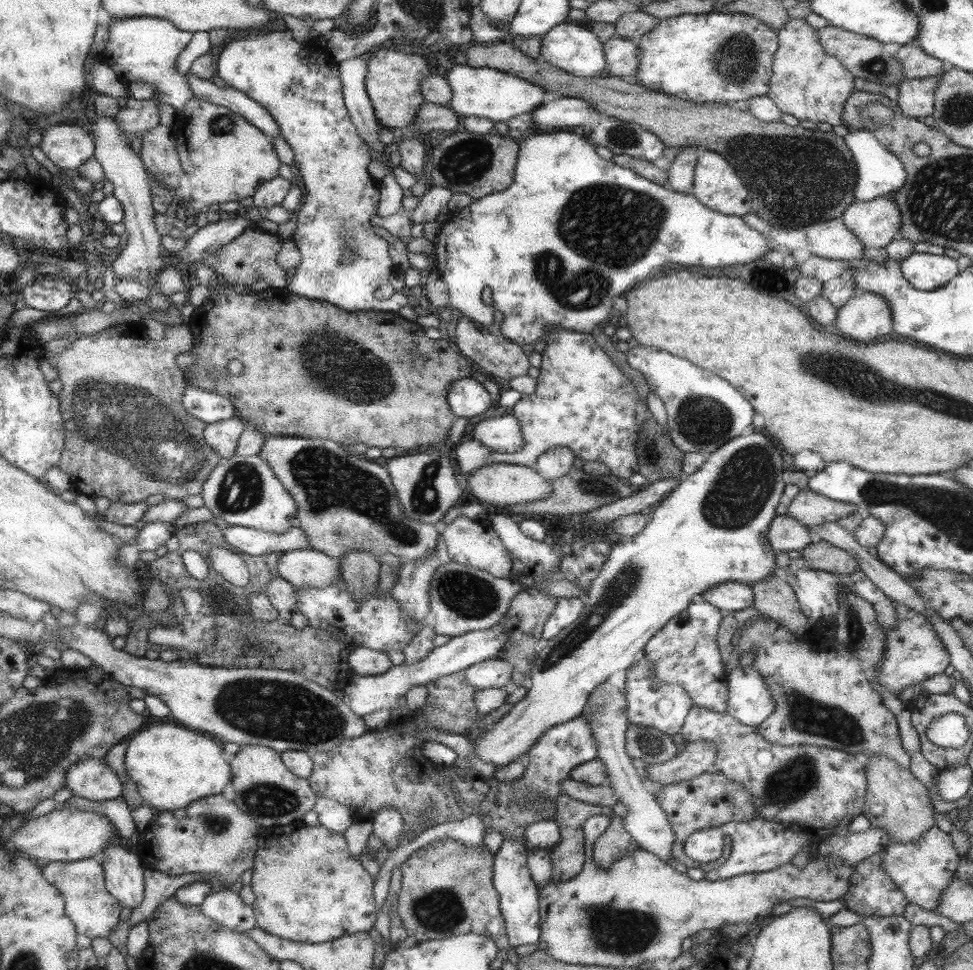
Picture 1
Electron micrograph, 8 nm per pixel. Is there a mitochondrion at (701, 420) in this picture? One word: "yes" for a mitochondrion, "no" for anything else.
yes

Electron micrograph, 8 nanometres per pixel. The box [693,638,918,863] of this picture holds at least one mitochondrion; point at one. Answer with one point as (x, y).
(804, 714)

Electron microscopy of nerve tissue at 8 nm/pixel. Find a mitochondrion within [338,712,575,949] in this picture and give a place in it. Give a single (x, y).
(441, 911)

